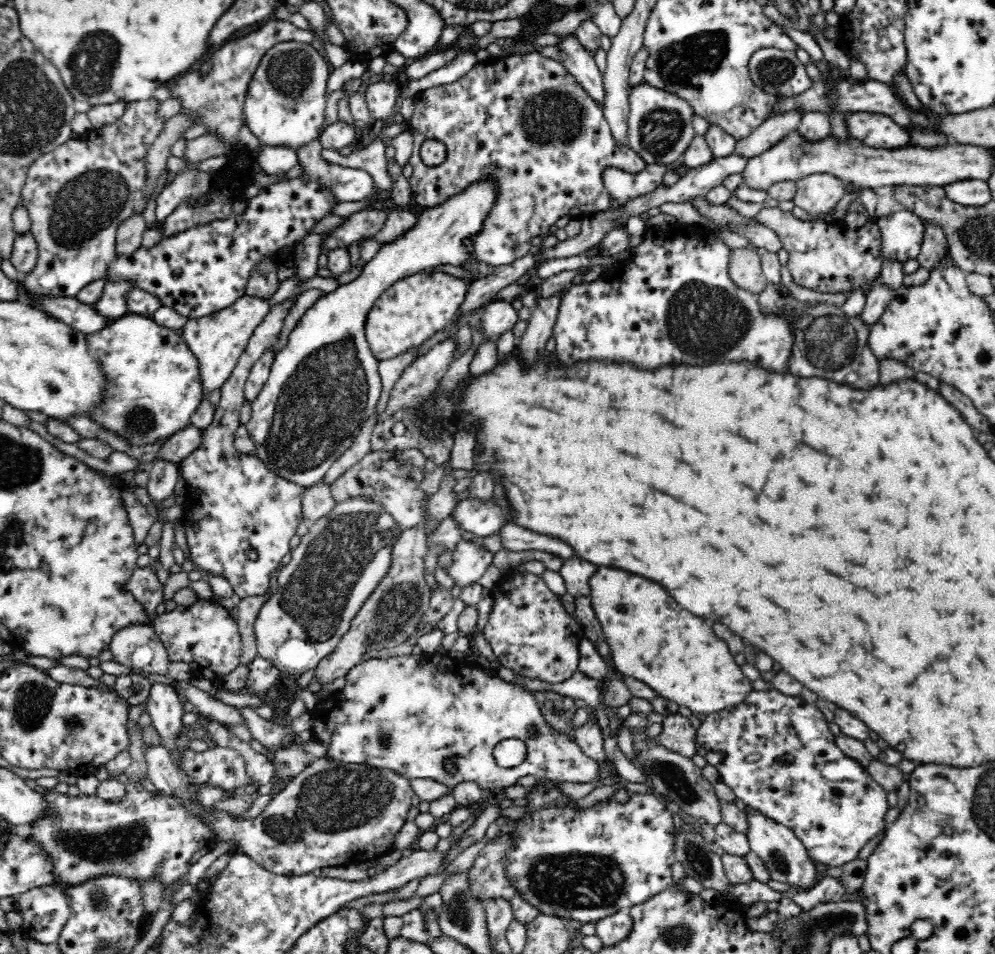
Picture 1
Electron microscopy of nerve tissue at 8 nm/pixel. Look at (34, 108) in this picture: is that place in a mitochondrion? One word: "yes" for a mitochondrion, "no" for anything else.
yes

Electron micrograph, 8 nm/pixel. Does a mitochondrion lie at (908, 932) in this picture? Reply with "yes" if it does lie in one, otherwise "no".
no

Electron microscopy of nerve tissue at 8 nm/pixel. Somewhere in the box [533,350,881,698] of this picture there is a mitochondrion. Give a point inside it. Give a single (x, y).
(626, 609)

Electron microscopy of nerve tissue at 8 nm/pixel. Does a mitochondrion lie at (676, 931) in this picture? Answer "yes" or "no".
yes

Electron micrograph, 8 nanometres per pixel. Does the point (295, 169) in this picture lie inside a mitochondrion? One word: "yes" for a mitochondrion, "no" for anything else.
no

